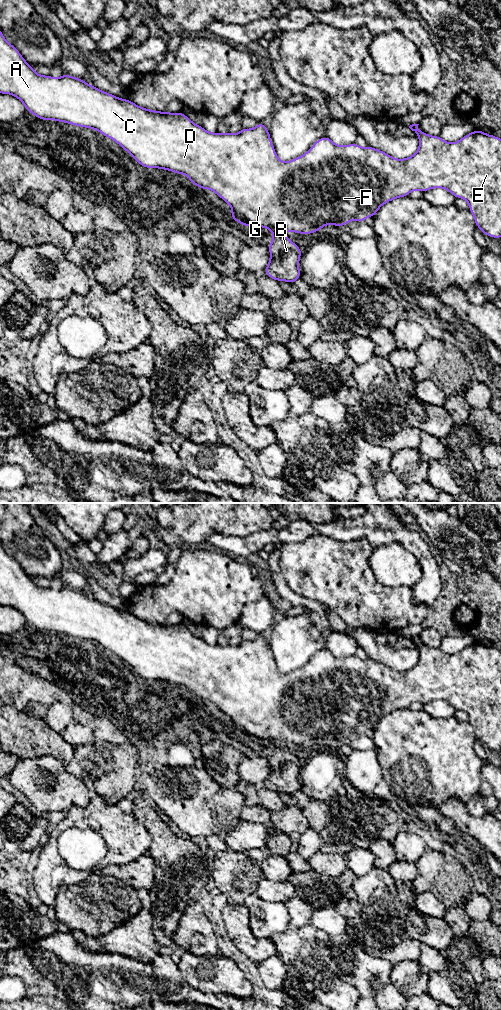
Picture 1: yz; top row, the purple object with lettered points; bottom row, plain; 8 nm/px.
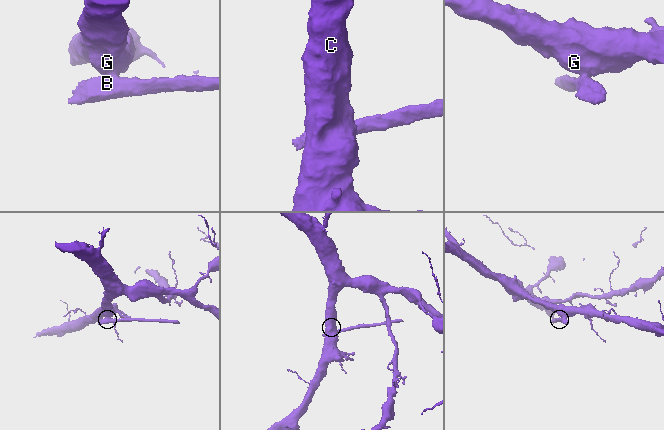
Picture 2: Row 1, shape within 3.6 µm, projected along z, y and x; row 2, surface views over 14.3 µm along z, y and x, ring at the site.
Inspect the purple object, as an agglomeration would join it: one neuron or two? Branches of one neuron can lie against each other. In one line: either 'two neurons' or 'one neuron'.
two neurons

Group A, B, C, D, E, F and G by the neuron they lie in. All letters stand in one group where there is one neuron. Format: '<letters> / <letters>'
A C D E F G / B

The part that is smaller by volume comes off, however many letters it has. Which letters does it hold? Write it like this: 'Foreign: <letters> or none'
Foreign: B

